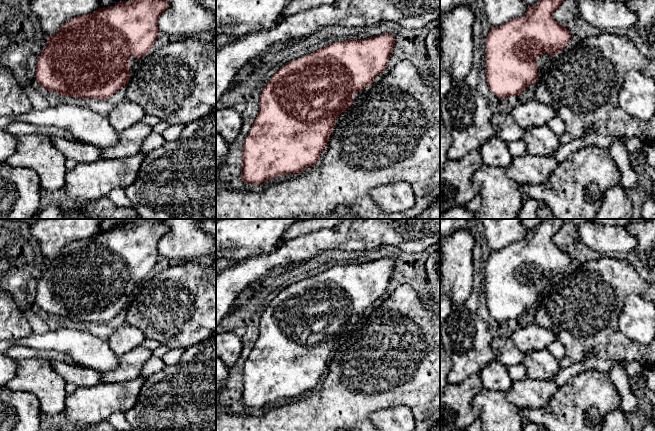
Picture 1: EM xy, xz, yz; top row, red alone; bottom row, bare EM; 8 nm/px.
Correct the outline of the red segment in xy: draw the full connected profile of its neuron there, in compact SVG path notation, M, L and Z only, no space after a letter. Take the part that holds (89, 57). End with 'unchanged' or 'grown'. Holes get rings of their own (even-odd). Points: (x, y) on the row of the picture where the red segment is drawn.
M132 0L95 12L76 16L66 21L60 30L47 37L47 44L38 56L35 77L43 89L75 98L108 99L127 85L138 60L155 44L159 29L158 19L169 4L165 0Z; grown

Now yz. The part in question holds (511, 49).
M540 0L535 5L528 6L526 12L498 27L491 27L485 40L485 73L489 89L498 97L516 96L530 84L535 84L540 73L546 68L546 63L557 52L563 50L570 41L571 33L556 22L553 13L563 0Z; grown

